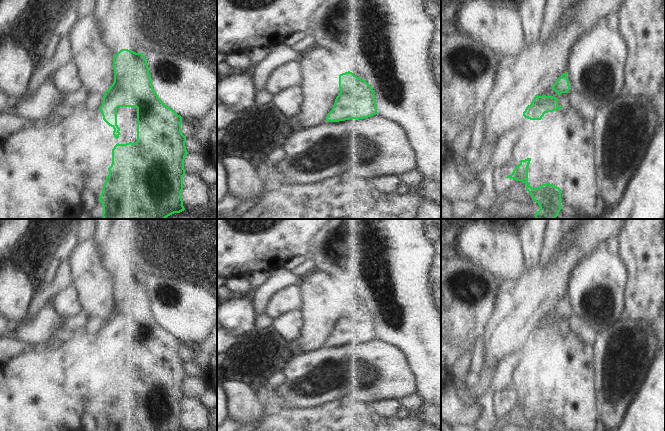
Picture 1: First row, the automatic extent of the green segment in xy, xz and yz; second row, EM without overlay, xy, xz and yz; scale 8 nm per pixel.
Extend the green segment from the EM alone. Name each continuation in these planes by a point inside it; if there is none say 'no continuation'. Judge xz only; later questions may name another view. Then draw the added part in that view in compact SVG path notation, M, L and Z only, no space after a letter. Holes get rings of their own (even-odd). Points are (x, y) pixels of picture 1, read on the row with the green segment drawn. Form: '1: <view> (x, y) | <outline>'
no continuation

